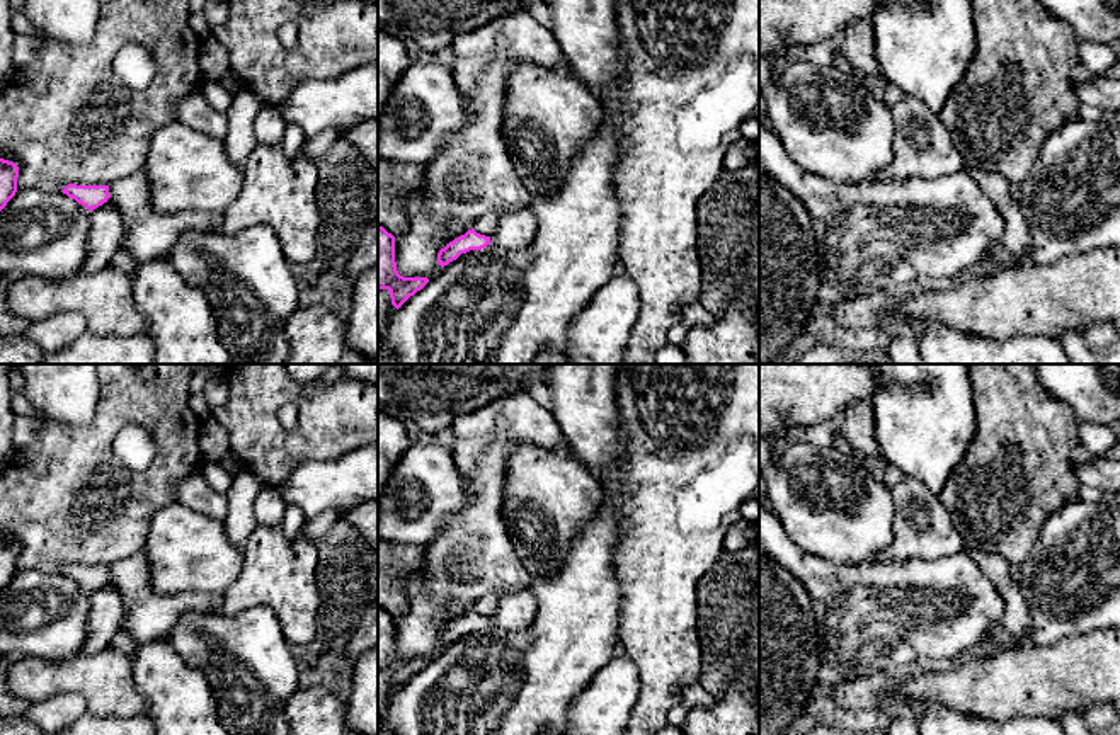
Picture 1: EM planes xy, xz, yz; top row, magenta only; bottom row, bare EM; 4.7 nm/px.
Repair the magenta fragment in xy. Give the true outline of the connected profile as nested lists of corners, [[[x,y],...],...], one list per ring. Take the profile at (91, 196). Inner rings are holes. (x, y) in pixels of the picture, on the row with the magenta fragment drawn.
[[[138,170],[111,185],[68,184],[61,192],[89,211],[109,199],[117,206],[124,225],[124,250],[134,264],[169,255],[179,236],[187,230],[218,230],[221,216],[204,211],[157,214],[148,197],[145,170]]]

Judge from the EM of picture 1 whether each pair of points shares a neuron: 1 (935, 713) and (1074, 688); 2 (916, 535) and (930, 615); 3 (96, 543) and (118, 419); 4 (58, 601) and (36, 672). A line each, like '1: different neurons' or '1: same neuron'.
1: different neurons
2: different neurons
3: same neuron
4: different neurons

